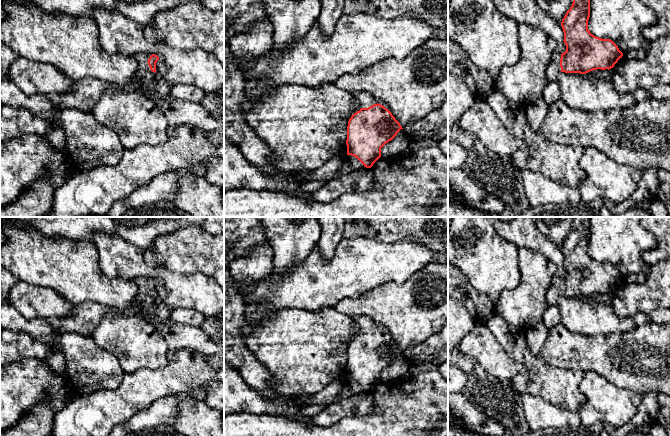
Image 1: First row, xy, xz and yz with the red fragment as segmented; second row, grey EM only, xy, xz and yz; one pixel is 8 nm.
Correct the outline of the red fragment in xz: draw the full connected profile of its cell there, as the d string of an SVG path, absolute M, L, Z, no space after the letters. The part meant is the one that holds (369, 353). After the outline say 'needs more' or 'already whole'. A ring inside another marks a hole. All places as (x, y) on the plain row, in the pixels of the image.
M358 316L353 320L361 333L348 345L347 379L356 381L364 391L371 392L381 381L381 372L403 352L370 317Z; needs more

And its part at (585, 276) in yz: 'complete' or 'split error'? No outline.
split error

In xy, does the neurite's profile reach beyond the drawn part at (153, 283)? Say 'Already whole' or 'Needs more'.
Needs more

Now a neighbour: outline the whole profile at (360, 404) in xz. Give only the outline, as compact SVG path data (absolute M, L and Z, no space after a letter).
M365 391L330 404L312 417L312 421L317 426L328 427L338 423L344 417L367 415L373 408L372 393Z

